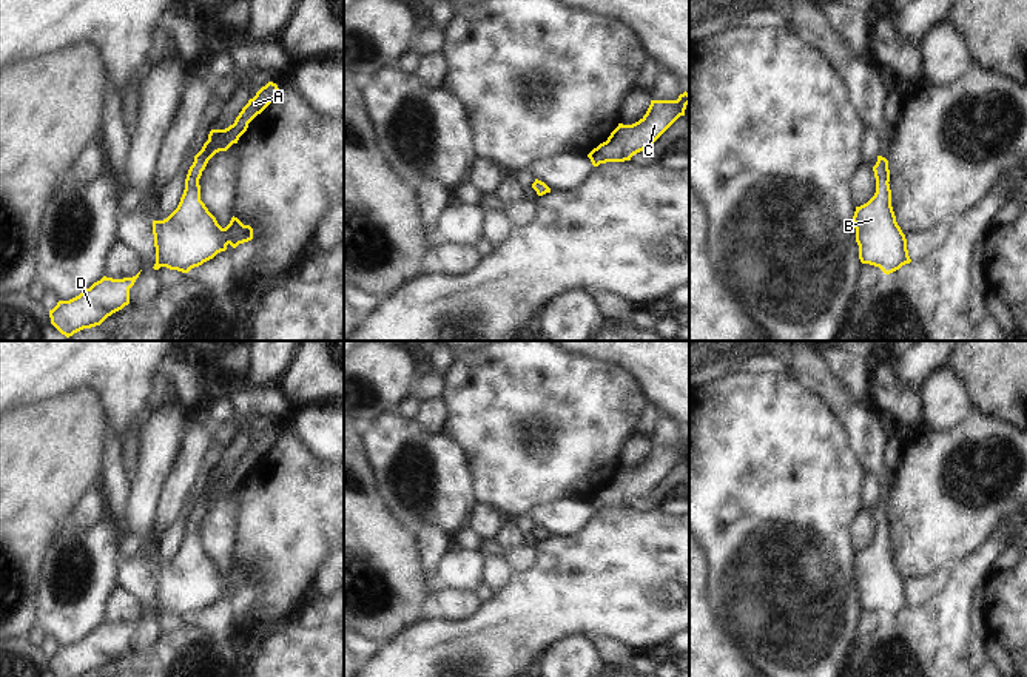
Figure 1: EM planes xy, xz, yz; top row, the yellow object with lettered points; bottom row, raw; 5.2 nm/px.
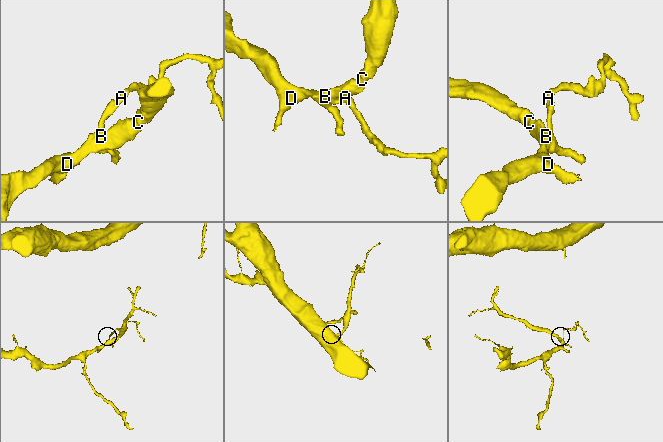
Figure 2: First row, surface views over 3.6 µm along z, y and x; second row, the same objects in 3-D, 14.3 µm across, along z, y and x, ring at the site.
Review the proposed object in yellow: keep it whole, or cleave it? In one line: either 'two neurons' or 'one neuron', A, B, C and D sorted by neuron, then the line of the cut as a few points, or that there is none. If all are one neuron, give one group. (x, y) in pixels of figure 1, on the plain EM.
one neuron; groups A B C D; cut none

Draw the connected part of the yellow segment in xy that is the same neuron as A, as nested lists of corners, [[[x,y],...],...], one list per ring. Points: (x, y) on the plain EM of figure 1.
[[[268,427],[242,453],[234,469],[225,475],[211,475],[208,486],[194,501],[194,507],[185,524],[185,535],[177,554],[163,566],[153,566],[153,580],[156,592],[154,615],[167,612],[188,618],[191,614],[213,605],[225,597],[230,589],[236,594],[239,589],[253,584],[253,574],[244,571],[237,563],[222,574],[216,563],[200,546],[199,524],[208,506],[219,497],[227,497],[247,477],[248,469],[261,460],[276,443],[279,433]]]

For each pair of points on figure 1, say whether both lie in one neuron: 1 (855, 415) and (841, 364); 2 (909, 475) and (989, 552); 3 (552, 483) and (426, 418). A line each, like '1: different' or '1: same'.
1: different
2: different
3: different

